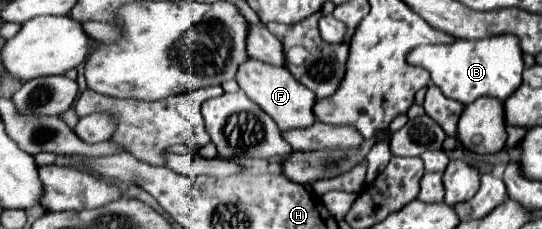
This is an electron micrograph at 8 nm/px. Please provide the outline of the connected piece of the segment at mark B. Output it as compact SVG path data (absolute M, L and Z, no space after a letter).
M492 36L484 40L458 40L454 44L418 46L408 54L408 62L426 68L432 82L444 92L444 96L452 100L472 104L482 96L490 96L504 102L522 84L522 54L524 52L516 36Z

